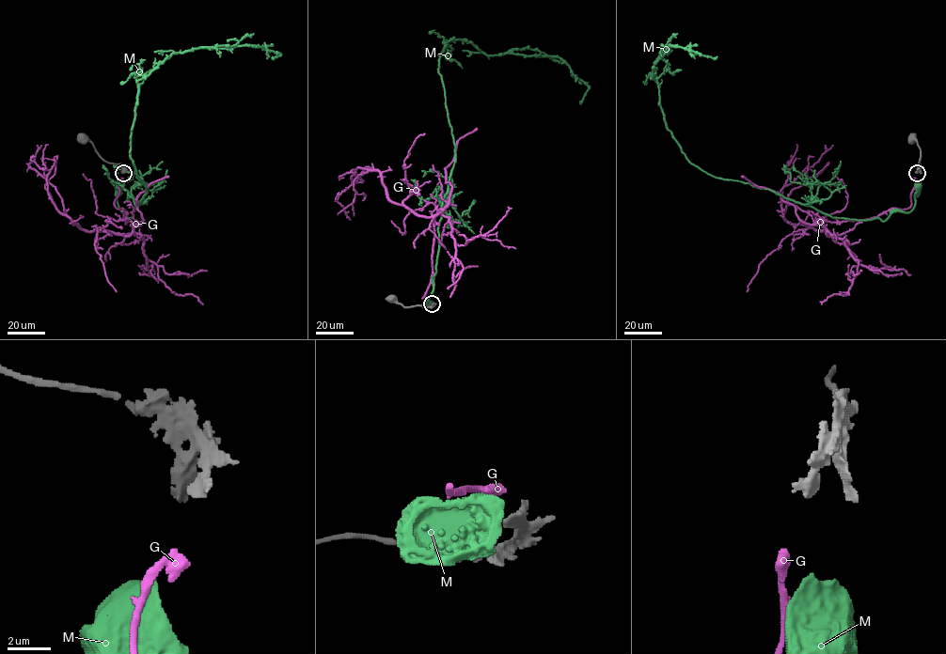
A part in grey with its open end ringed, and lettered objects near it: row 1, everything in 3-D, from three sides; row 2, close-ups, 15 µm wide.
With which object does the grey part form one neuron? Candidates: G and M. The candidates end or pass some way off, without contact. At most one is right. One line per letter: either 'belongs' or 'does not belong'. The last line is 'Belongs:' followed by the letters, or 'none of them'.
G: belongs
M: does not belong
Belongs: G

